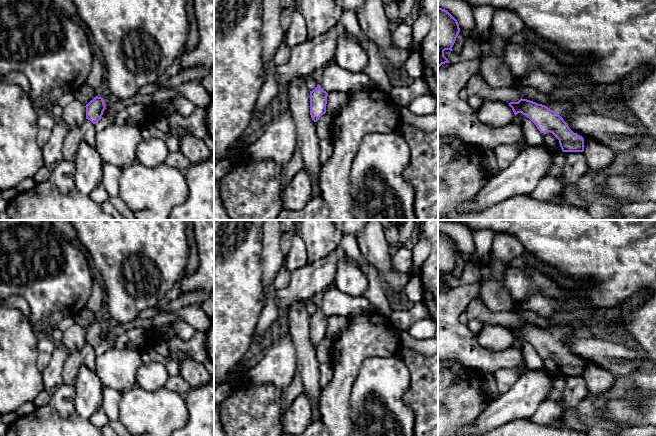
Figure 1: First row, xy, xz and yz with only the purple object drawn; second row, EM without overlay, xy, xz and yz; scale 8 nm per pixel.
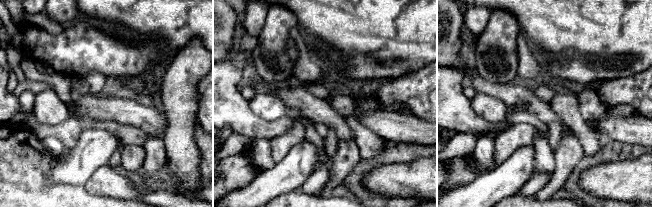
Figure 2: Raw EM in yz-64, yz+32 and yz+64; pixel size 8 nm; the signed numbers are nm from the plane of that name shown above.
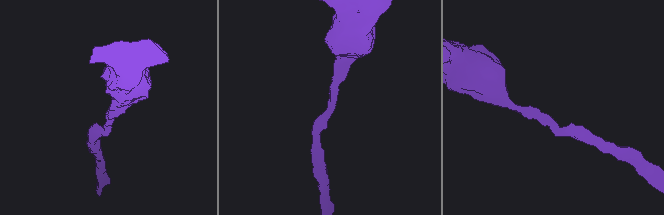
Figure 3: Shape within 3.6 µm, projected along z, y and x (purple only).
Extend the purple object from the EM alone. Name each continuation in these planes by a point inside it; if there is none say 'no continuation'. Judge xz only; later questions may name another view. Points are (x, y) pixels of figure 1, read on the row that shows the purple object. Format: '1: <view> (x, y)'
no continuation

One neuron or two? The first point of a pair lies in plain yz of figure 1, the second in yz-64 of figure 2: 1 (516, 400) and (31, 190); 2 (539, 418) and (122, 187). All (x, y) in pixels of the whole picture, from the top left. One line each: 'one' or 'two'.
1: two
2: one

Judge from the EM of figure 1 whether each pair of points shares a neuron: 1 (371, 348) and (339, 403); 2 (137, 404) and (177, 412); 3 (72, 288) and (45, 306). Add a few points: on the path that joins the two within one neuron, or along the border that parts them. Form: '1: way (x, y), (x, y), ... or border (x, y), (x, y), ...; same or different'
1: way (356, 359), (346, 369), (339, 388); same
2: way (147, 410), (167, 410); same
3: way (65, 288), (52, 299); same

